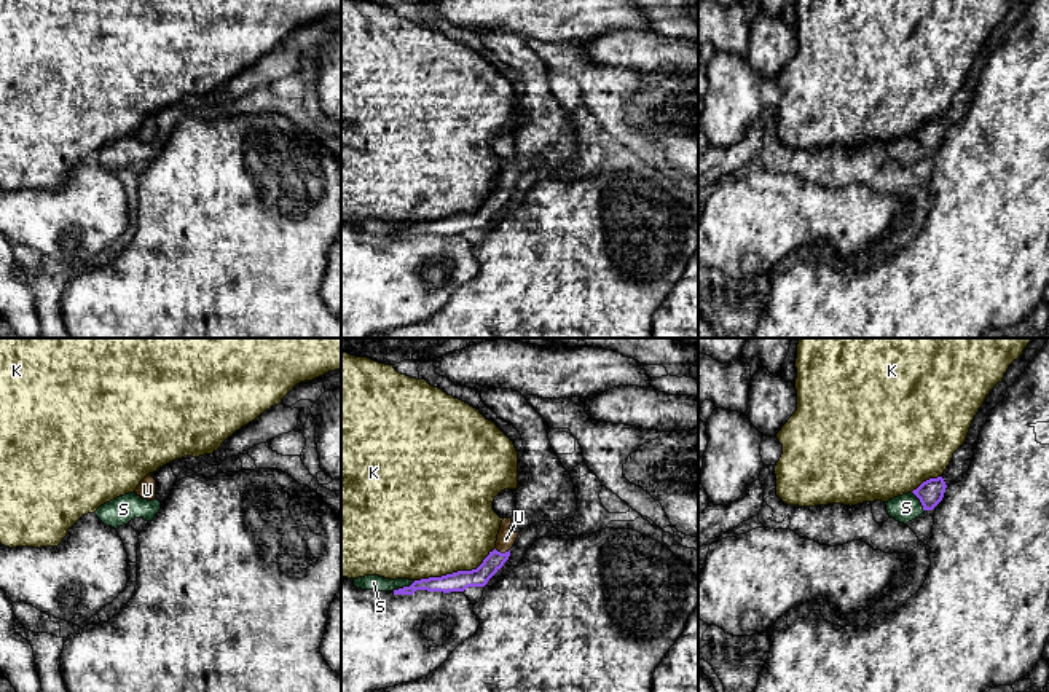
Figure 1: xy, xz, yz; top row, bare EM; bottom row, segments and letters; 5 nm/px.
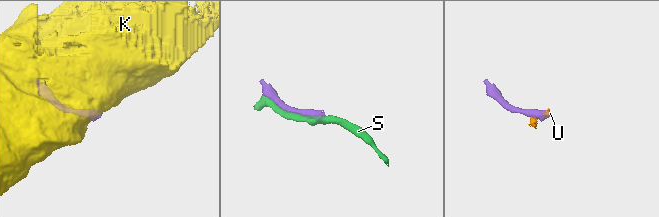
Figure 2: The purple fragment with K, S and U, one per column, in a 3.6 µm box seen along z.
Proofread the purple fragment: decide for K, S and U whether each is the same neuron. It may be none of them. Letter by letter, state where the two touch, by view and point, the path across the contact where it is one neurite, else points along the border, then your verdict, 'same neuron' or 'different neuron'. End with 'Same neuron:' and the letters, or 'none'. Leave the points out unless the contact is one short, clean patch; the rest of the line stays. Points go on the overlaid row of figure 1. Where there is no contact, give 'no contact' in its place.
K: xz (455, 573) | different neuron
S: xz (404, 587) | different neuron
U: xz (502, 554) | across xz (477, 577), (502, 554), (506, 539) | same neuron
Same neuron: U

